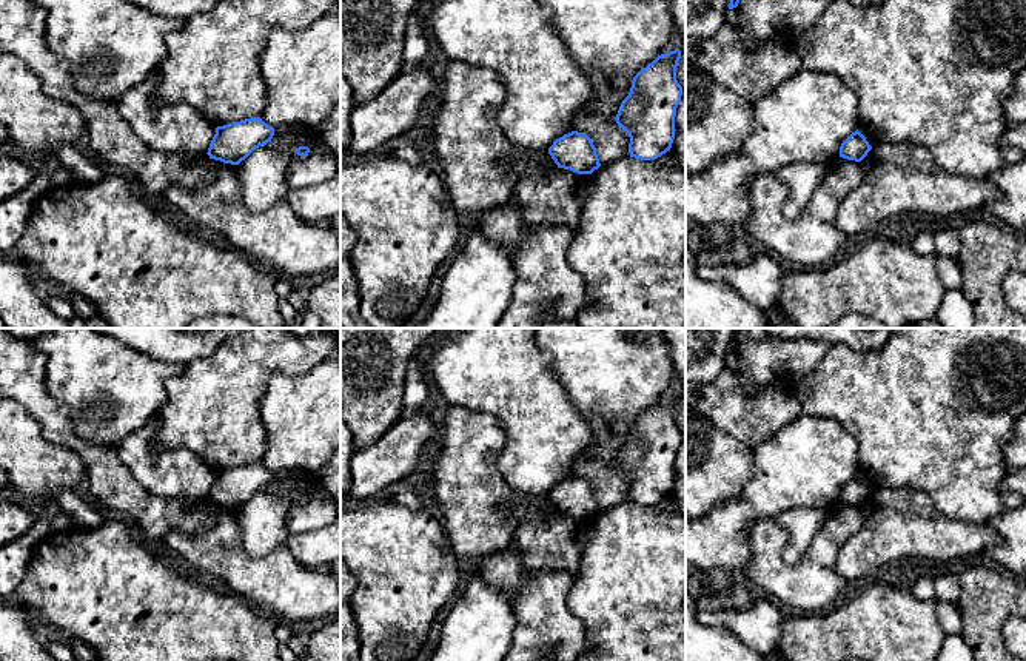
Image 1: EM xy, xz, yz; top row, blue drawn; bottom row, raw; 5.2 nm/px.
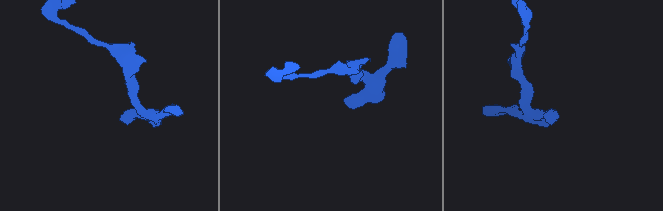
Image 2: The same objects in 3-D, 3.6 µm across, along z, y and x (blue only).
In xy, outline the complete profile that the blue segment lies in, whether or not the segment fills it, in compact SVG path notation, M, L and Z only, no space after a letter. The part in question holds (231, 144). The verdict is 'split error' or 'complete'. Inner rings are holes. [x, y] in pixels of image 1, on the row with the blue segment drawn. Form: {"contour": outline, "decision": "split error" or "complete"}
{"contour": "M260 117L233 122L216 128L206 154L223 163L239 165L256 148L271 142L273 136L274 128Z", "decision": "complete"}

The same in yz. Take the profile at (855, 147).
{"contour": "M857 129L840 146L840 157L861 162L872 149L866 137Z", "decision": "complete"}

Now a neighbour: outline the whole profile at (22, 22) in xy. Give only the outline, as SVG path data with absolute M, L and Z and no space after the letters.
M0 0L0 52L11 52L40 79L46 96L74 106L85 120L85 134L96 160L132 171L148 196L163 200L173 185L199 188L216 179L208 154L159 151L140 139L116 103L82 94L71 80L69 66L48 46L45 35L46 11L32 0Z

